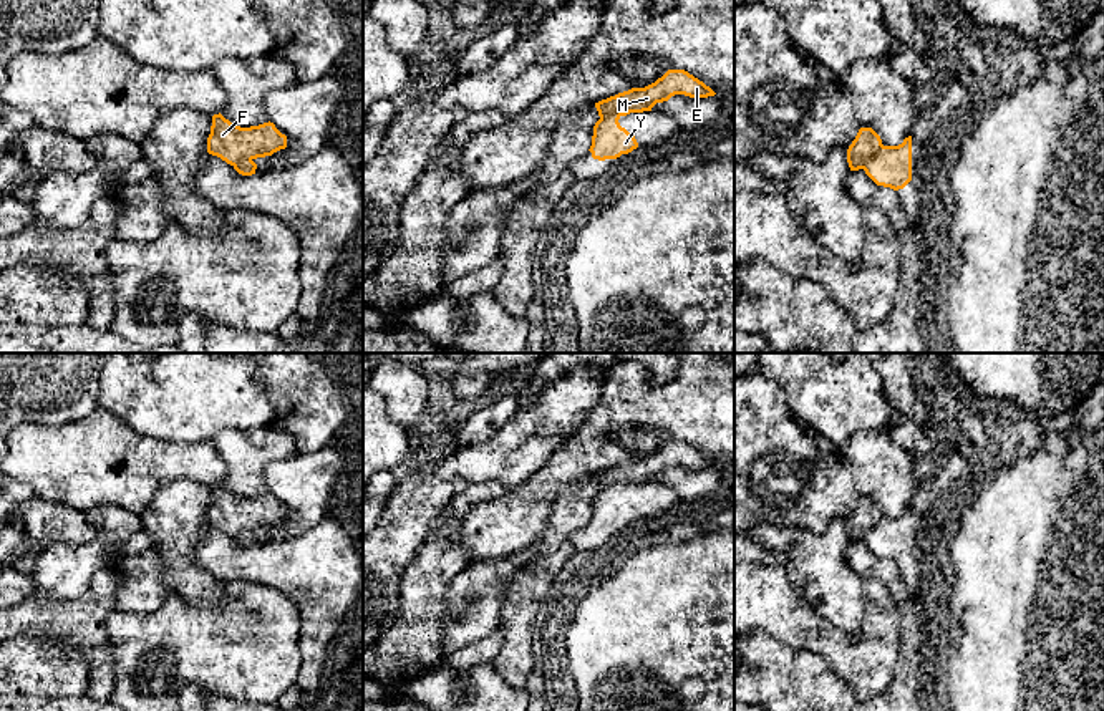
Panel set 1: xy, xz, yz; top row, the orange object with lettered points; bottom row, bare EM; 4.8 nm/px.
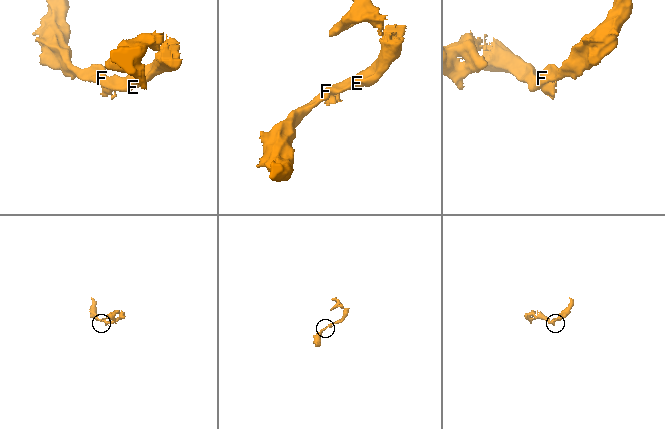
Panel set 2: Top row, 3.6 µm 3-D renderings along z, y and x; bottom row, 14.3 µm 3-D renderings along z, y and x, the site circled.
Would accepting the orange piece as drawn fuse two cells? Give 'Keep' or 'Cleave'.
Cleave

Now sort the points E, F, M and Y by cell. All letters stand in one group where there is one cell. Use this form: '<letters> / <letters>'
E F M / Y

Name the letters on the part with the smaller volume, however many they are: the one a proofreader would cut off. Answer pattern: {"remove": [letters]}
{"remove": ["Y"]}

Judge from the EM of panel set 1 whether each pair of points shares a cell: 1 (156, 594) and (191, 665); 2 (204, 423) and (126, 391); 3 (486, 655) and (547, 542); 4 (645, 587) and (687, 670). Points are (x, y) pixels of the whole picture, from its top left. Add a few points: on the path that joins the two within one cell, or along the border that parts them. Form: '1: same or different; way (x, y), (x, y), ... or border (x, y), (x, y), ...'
1: different; border (174, 594), (150, 612), (123, 612)
2: same; way (184, 403), (178, 396), (146, 395)
3: different; border (496, 628), (461, 648)
4: same; way (665, 607), (687, 628), (687, 650)

